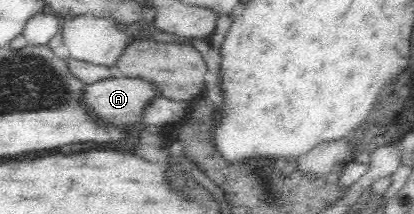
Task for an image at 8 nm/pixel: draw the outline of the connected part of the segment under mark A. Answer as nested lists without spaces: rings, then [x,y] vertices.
[[[109,78],[103,79],[84,88],[82,102],[84,106],[105,124],[118,124],[118,126],[139,124],[145,107],[158,97],[158,88],[141,78]]]

